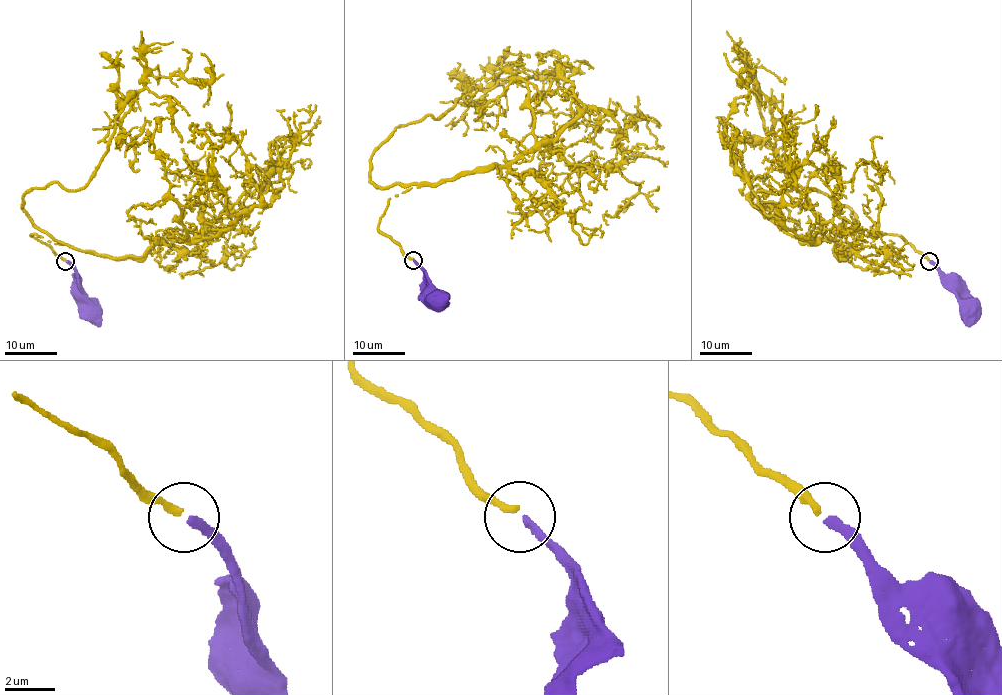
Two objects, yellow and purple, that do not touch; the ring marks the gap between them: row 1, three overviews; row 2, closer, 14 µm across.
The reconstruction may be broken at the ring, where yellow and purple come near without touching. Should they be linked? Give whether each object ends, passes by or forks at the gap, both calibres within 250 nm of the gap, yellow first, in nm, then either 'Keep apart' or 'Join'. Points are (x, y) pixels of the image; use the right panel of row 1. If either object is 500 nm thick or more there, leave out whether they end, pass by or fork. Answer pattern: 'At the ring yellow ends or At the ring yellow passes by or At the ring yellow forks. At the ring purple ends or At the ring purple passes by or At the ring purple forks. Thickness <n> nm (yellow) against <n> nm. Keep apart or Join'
At the ring yellow ends. At the ring purple ends. Thickness 300 nm (yellow) against 340 nm. Keep apart

